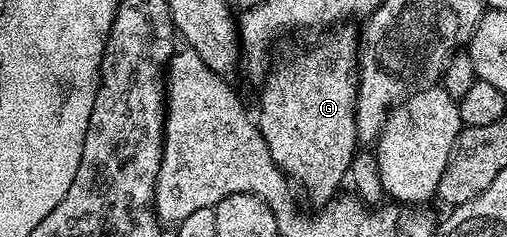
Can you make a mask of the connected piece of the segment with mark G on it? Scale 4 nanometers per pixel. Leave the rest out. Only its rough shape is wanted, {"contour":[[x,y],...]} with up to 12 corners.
{"contour":[[340,26],[267,73],[260,133],[316,206],[358,151],[361,41]]}

